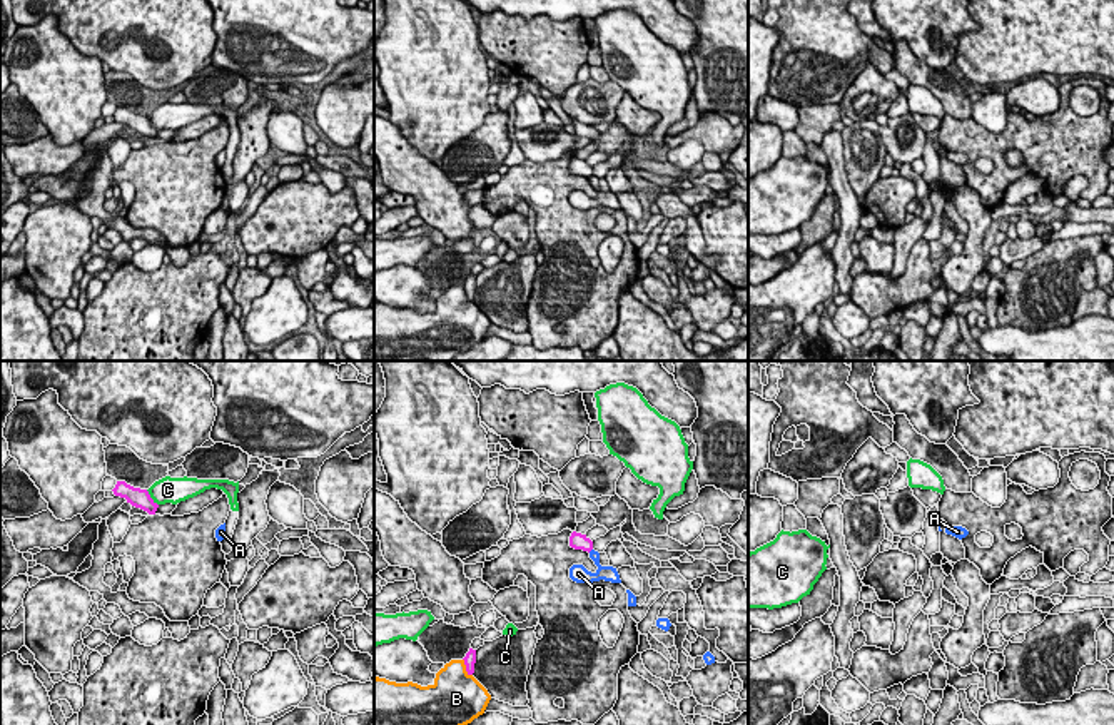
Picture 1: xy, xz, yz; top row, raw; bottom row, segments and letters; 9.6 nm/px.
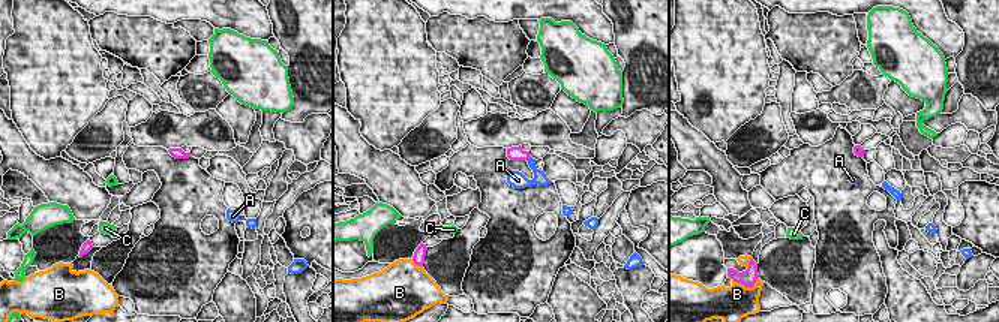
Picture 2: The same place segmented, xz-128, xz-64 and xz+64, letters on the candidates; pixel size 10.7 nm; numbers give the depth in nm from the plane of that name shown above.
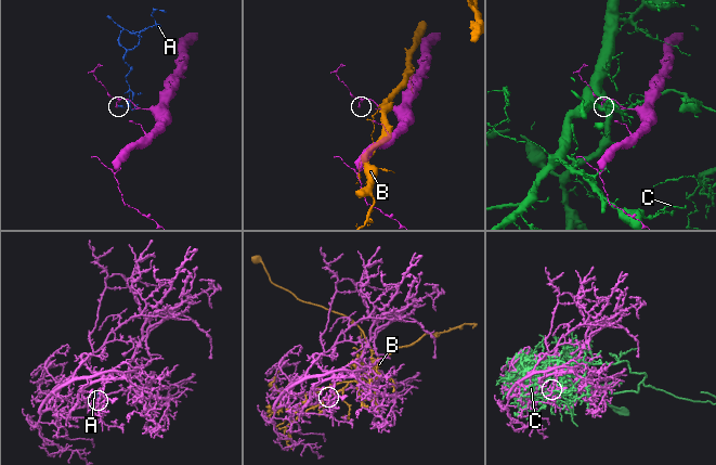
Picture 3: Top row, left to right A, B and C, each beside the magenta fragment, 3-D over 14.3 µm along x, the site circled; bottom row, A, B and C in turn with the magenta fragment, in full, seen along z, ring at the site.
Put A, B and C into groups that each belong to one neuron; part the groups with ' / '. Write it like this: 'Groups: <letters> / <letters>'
Groups: A / B / C

